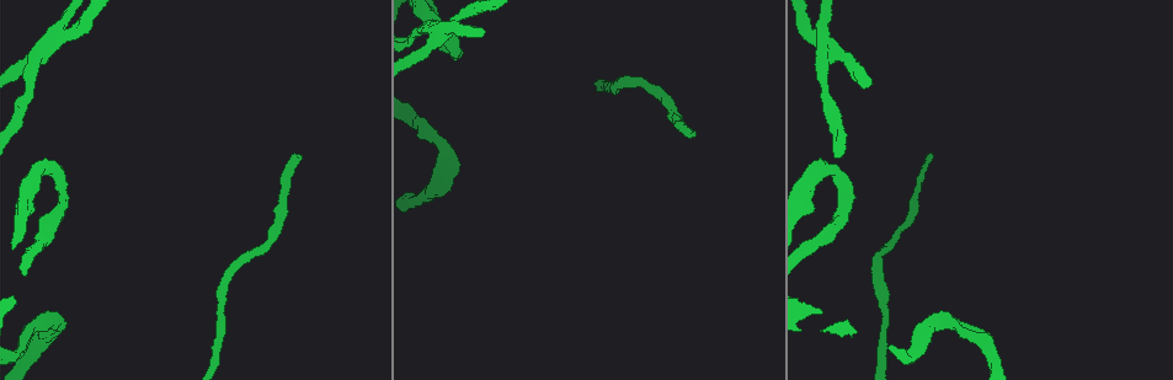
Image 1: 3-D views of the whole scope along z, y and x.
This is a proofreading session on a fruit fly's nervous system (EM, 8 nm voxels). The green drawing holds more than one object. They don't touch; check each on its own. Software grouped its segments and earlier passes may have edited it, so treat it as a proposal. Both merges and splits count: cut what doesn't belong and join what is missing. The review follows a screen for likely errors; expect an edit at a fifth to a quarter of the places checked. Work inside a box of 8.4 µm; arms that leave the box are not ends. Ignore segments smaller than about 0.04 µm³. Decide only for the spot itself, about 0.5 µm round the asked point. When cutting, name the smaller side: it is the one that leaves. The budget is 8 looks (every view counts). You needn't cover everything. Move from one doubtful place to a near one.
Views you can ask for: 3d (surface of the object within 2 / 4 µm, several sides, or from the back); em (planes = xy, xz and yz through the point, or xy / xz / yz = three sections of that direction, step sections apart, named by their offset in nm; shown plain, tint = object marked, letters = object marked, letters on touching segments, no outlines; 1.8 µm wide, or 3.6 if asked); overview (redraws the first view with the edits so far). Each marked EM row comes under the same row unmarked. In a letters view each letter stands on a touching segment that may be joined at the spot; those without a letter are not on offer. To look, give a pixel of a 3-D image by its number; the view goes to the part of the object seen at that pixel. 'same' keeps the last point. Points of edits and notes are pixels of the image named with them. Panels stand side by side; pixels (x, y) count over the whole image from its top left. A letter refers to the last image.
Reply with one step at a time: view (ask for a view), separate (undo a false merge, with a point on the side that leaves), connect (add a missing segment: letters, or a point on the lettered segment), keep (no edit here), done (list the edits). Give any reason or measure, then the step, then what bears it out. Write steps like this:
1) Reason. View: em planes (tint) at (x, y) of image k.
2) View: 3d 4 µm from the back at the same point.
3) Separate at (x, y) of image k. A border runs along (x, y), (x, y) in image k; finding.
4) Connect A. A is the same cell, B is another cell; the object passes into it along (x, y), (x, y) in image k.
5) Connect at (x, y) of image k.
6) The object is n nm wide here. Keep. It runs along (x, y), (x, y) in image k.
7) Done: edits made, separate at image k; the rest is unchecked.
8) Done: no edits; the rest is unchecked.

Abrupt turn. View: 3d 4 µm at (945, 320) of image 1.

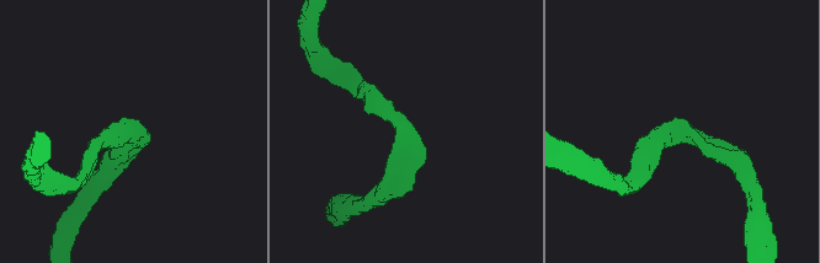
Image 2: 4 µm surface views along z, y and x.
The arms are 200, 260 nm wide. View: em planes (letters) at (679, 133) of image 2.

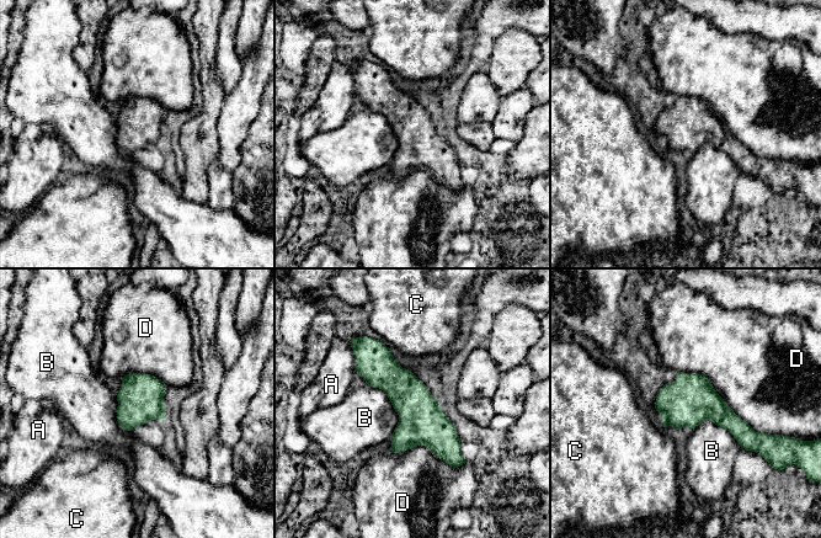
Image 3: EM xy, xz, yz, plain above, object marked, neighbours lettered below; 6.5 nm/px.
Keep. A, B, C and D are other cells; a border runs along (367, 383), (398, 415), (390, 437) in image 3; one neuron here.

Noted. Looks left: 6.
Long arm stops here. View: 3d 2 µm at (298, 157) of image 1.

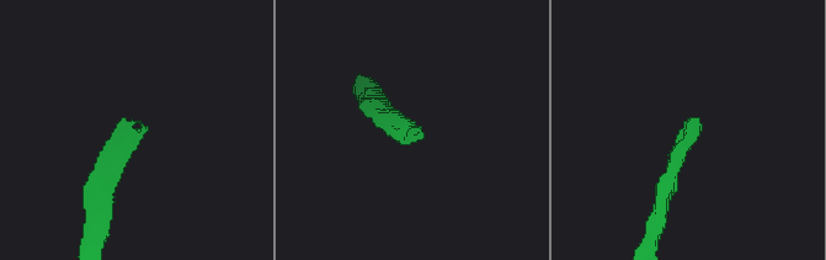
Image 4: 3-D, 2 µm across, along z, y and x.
Shape alone is not enough. View: em planes (letters) at (147, 126) of image 4.

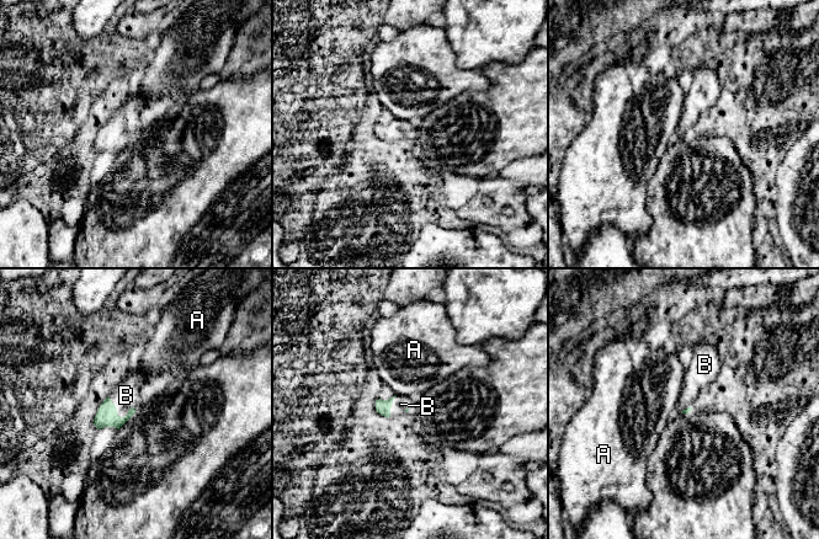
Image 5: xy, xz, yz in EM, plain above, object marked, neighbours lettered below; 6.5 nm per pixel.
Connect B. B is the same cell, A is another cell; the neuron continues.

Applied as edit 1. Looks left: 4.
See it whole again. View: overview.

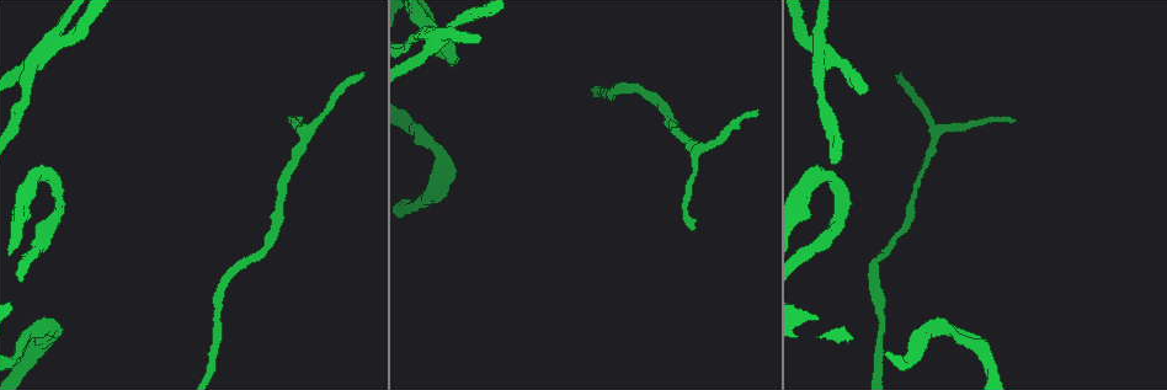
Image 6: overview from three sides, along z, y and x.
Thin end. View: 3d 4 µm at (299, 119) of image 6.

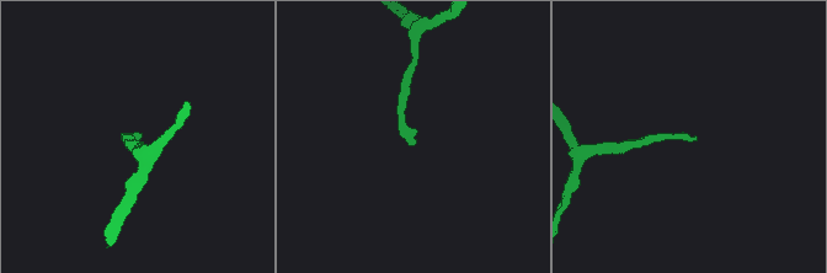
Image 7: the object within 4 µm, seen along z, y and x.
Need the tissue. View: em yz step 4 (tint) at (696, 139) of image 7.

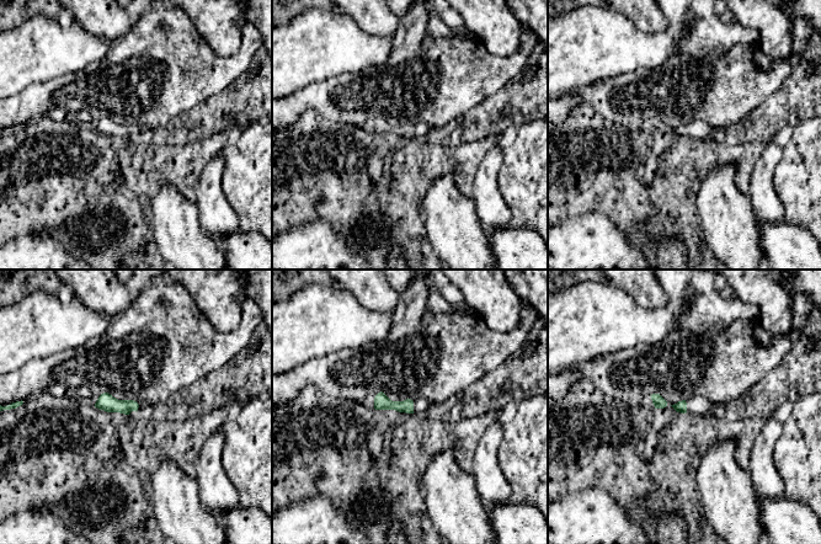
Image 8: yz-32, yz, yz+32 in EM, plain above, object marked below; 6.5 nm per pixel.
Cut it another way. View: em planes (letters) at the same point.

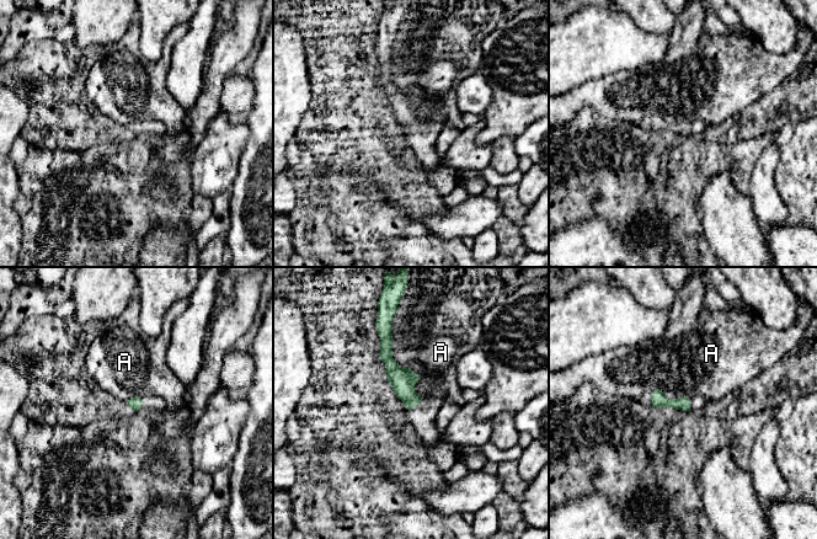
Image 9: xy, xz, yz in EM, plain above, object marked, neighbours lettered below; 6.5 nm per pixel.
The longest contact is with A, 240 nm. Keep. A is another cell; a border runs along (652, 391), (688, 398) in image 9; none of them fits.

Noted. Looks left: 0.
Done: edits made, connect at image 5; the rest is unchecked.

